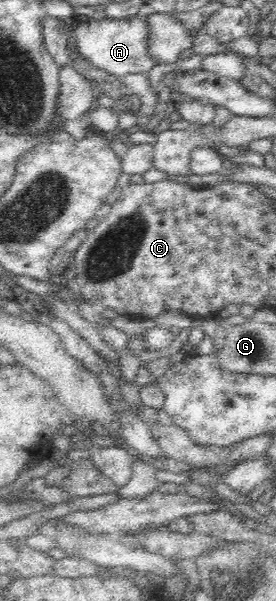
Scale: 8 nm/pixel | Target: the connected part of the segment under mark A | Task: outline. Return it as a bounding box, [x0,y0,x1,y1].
[73,16,162,79]

